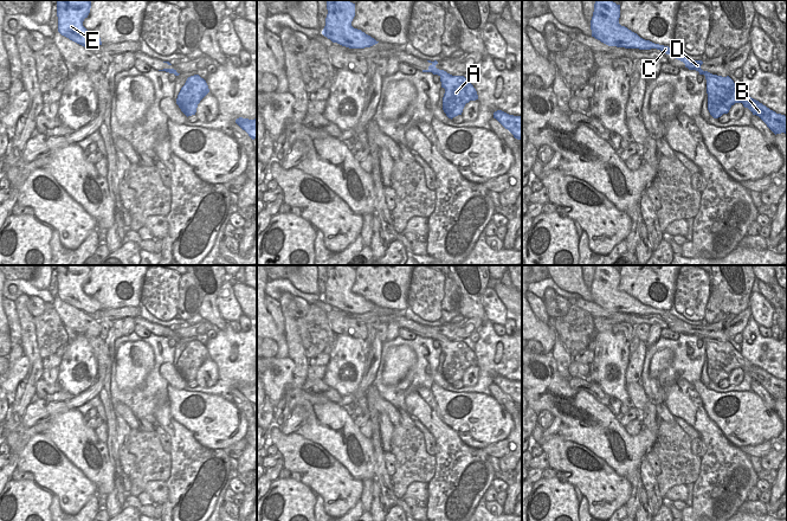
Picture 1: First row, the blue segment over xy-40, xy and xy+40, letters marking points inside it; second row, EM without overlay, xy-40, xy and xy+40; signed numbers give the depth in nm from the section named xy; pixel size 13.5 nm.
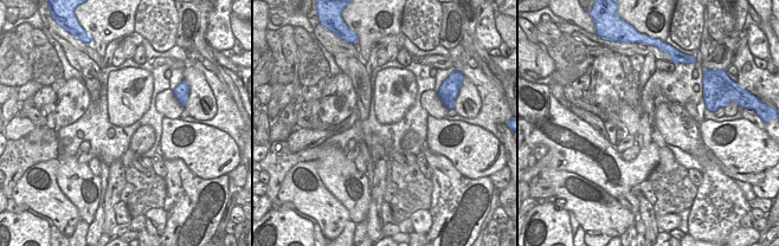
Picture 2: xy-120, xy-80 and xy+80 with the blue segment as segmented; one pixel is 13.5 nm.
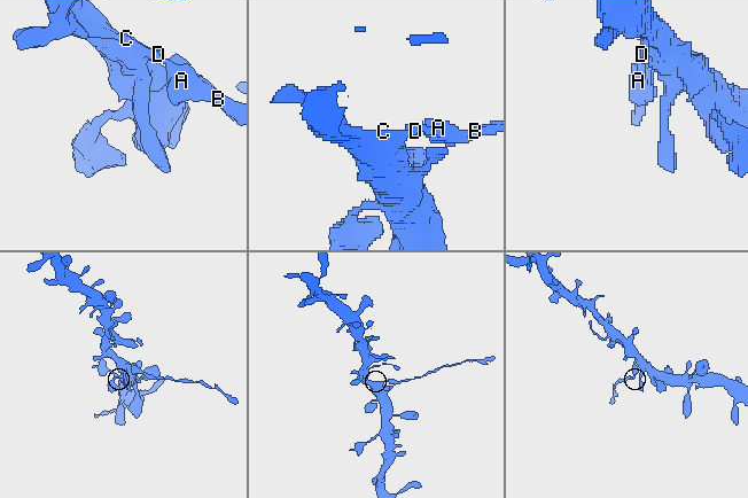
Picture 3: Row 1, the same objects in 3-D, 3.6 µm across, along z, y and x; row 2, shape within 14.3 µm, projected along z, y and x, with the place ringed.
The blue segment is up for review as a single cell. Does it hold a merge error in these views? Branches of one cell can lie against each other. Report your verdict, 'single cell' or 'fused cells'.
fused cells

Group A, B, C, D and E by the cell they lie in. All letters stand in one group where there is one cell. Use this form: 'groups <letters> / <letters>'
groups A B / C D E

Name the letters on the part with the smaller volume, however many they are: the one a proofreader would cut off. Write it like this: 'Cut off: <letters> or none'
Cut off: A, B

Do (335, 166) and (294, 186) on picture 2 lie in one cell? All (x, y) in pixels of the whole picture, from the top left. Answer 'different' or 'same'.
different

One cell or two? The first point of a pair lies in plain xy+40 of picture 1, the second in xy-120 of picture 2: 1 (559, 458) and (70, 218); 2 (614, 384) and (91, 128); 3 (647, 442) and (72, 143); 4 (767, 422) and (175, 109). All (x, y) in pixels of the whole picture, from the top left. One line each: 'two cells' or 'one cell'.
1: one cell
2: two cells
3: two cells
4: two cells

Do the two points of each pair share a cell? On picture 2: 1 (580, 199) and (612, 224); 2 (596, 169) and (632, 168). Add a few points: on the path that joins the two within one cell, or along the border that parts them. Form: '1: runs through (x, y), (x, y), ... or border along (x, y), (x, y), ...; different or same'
1: runs through (588, 204), (604, 218); same
2: runs through (604, 182), (616, 188), (623, 187), (624, 181); same

